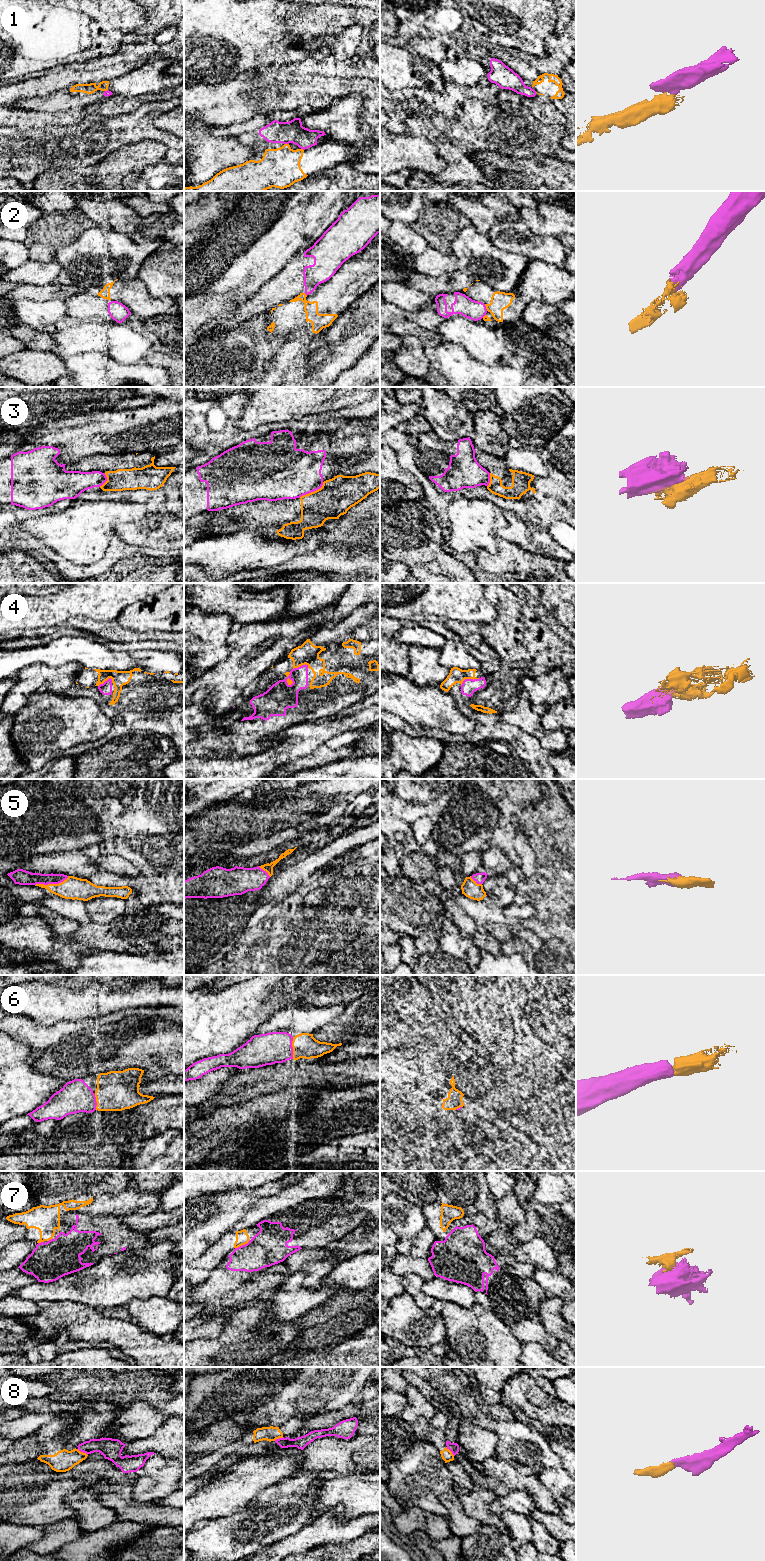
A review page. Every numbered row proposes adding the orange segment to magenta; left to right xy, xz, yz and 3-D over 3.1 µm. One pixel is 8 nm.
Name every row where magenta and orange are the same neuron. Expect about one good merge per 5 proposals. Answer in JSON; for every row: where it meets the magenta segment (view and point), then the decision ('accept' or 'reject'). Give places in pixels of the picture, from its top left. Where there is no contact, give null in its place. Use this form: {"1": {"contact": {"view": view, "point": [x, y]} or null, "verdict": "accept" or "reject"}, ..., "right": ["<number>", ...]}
{"1": {"contact": {"view": "xz", "point": [286, 143]}, "verdict": "reject"}, "2": {"contact": {"view": "yz", "point": [485, 307]}, "verdict": "reject"}, "3": {"contact": {"view": "xz", "point": [312, 491]}, "verdict": "reject"}, "4": {"contact": {"view": "yz", "point": [469, 679]}, "verdict": "accept"}, "5": {"contact": {"view": "xy", "point": [51, 883]}, "verdict": "accept"}, "6": {"contact": {"view": "xz", "point": [292, 1048]}, "verdict": "accept"}, "7": {"contact": {"view": "xz", "point": [242, 1245]}, "verdict": "reject"}, "8": {"contact": {"view": "xy", "point": [82, 1451]}, "verdict": "reject"}, "right": ["4", "5", "6"]}

